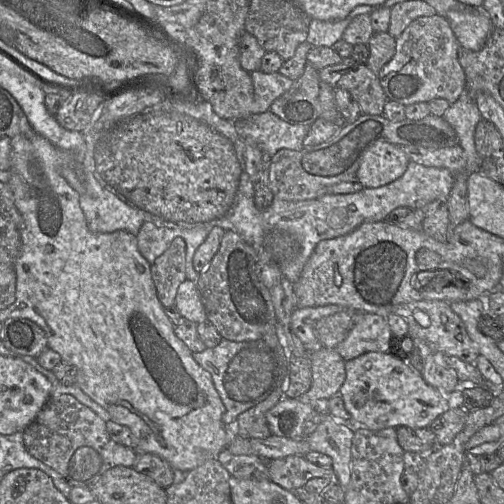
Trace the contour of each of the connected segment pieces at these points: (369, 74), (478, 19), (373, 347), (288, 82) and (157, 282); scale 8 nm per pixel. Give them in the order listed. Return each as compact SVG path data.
M360 64L354 70L343 74L332 87L347 90L358 103L362 113L383 114L388 99L377 75L366 64Z
M483 8L450 11L446 19L460 47L471 51L479 51L494 28Z
M372 313L357 314L352 329L335 350L344 361L367 352L387 353L392 337L387 317Z
M260 70L250 73L253 83L253 103L251 113L257 114L270 111L271 104L282 94L287 92L294 81L280 74L264 73Z
M175 238L165 252L151 264L151 277L164 308L175 305L178 287L185 275L185 249L182 238Z

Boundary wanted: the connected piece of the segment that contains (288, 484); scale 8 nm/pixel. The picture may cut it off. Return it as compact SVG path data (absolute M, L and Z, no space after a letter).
M292 455L267 461L268 479L291 492L298 492L302 490L304 485L312 478L334 479L334 471L332 467L319 467L308 462L304 456Z

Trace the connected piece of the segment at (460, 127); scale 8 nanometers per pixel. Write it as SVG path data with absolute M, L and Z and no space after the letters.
M467 87L457 101L449 105L442 118L453 127L459 139L458 145L465 152L465 172L479 171L482 158L476 151L474 133L477 123L483 118Z

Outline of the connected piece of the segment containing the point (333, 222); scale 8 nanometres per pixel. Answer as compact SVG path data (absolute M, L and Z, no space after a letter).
M409 162L404 174L393 182L377 187L364 187L348 194L327 193L303 201L285 201L274 198L265 210L256 208L253 197L236 194L234 205L225 215L232 230L251 245L261 263L275 262L282 275L295 283L316 245L325 239L346 235L364 222L378 222L398 207L425 208L435 200L447 201L455 176L446 168L424 166Z

